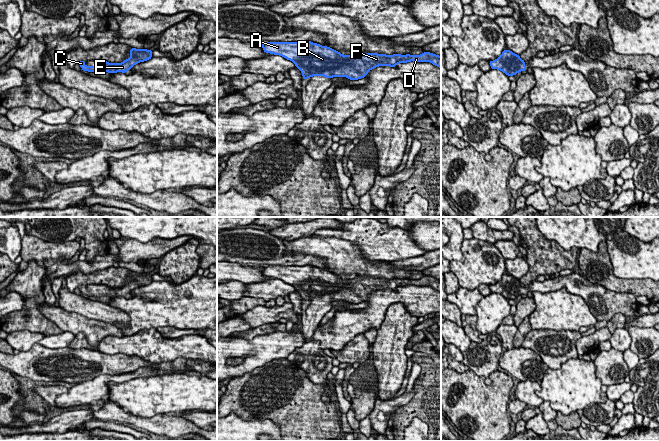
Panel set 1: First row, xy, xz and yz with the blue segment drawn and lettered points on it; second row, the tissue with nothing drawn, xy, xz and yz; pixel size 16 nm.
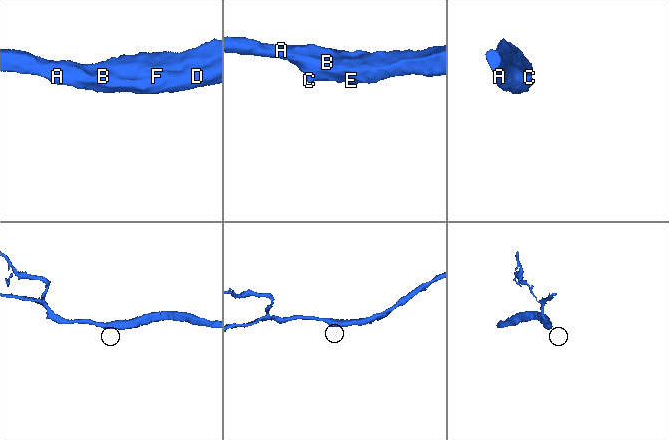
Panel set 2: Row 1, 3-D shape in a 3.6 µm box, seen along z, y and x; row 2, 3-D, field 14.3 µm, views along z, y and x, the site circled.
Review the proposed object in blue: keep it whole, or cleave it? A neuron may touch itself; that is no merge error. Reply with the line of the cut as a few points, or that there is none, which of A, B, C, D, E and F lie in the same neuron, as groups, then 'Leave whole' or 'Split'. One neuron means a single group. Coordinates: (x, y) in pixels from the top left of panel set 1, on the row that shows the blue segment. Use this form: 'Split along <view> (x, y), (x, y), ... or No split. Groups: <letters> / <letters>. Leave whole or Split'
No split. Groups: A B C D E F. Leave whole

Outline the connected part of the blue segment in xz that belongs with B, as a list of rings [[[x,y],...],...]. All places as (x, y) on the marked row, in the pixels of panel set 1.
[[[311,41],[305,42],[262,42],[263,51],[279,55],[292,61],[303,77],[325,78],[346,77],[350,80],[364,78],[370,70],[379,66],[395,67],[399,63],[431,62],[441,68],[441,56],[423,52],[420,55],[378,54],[357,52],[353,55],[342,55],[327,46]]]

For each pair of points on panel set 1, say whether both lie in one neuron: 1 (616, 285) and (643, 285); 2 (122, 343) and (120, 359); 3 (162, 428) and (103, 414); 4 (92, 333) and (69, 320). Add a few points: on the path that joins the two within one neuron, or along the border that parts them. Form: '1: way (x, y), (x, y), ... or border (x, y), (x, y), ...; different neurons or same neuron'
1: way (623, 285), (636, 285); same neuron
2: border (98, 350), (108, 354), (135, 354), (143, 360); different neurons
3: way (147, 423), (118, 415); same neuron
4: way (86, 327), (75, 323); same neuron

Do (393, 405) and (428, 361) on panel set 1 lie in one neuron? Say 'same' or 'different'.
different

